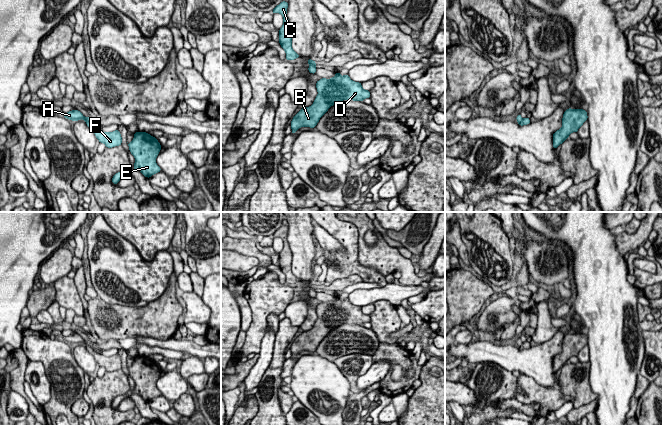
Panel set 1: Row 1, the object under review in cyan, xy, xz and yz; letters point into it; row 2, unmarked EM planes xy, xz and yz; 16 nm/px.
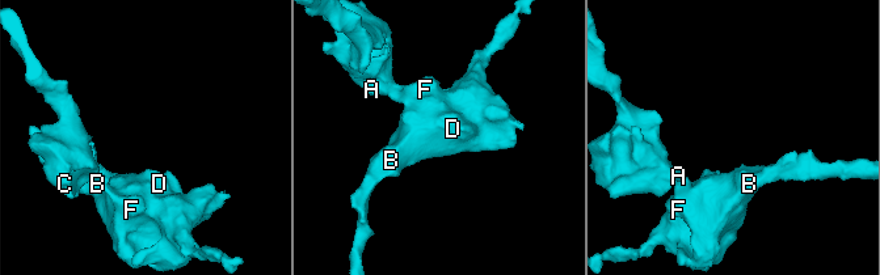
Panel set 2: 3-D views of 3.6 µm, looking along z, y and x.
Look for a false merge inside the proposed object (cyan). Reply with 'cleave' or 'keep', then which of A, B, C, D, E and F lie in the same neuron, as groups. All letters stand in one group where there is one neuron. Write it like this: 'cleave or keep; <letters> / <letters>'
cleave; A B D E F / C

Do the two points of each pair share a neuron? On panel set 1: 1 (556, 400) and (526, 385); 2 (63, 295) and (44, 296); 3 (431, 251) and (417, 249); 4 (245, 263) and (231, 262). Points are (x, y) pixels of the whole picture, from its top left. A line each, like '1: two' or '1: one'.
1: one
2: two
3: two
4: one

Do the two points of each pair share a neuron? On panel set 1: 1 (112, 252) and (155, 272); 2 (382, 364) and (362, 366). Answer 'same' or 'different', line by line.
1: same
2: different

